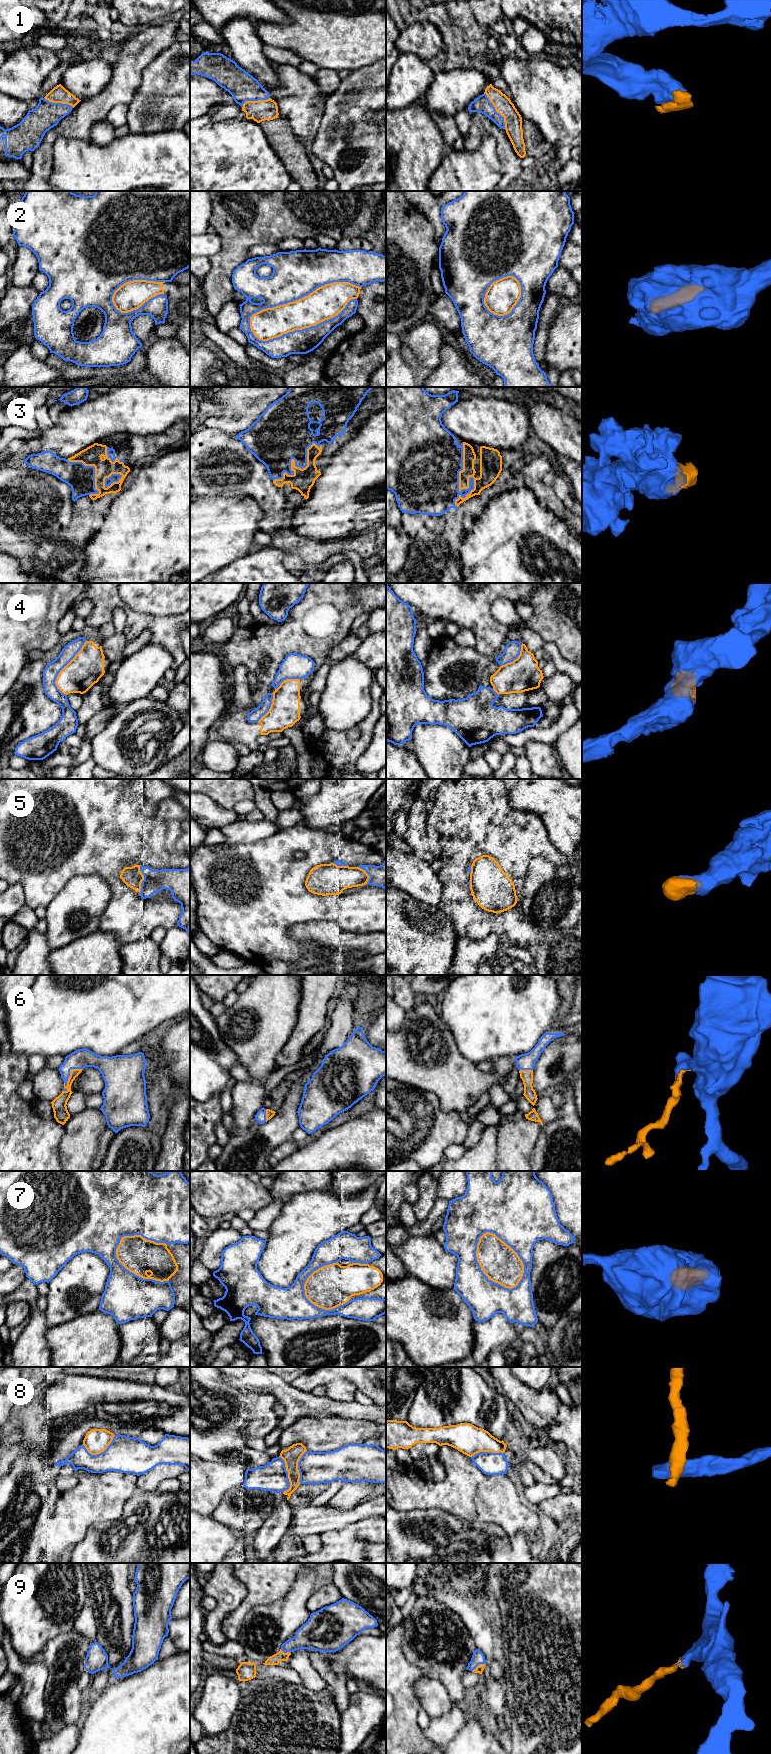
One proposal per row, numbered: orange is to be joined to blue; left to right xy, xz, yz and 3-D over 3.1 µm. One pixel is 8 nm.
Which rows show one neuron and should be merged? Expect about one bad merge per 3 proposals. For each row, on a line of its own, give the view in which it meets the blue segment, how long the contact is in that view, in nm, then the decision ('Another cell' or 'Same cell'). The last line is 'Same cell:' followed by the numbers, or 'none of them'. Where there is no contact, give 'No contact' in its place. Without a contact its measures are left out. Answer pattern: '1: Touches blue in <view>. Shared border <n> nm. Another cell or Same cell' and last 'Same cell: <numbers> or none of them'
1: Touches blue in yz. Shared border 340 nm. Same cell
2: Touches blue in xz. Shared border 950 nm. Another cell
3: Touches blue in yz. Shared border 550 nm. Same cell
4: Touches blue in xy. Shared border 480 nm. Another cell
5: Touches blue in xy. Shared border 220 nm. Same cell
6: Touches blue in xy. Shared border 240 nm. Same cell
7: Touches blue in yz. Shared border 500 nm. Another cell
8: Touches blue in xy. Shared border 280 nm. Another cell
9: Touches blue in yz. Shared border 130 nm. Same cell
Same cell: 1, 3, 5, 6, 9

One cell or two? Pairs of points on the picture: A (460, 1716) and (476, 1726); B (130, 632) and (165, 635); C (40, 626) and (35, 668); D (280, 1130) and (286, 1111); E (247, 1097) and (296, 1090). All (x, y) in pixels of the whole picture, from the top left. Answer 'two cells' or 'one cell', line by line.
A: two cells
B: one cell
C: two cells
D: one cell
E: two cells

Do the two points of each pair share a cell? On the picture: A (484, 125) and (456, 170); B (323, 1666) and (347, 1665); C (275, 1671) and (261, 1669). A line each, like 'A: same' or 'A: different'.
A: different
B: different
C: same

